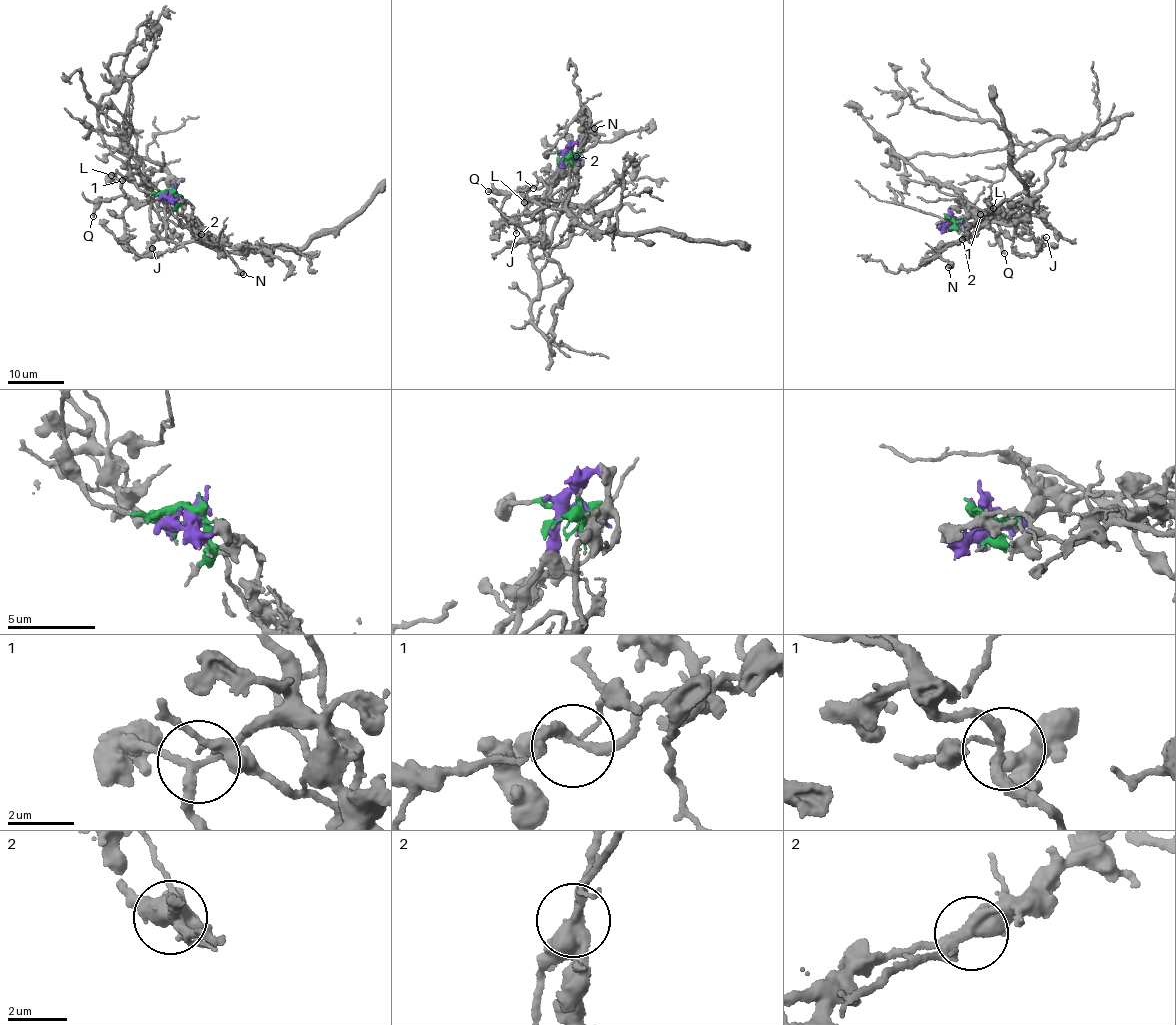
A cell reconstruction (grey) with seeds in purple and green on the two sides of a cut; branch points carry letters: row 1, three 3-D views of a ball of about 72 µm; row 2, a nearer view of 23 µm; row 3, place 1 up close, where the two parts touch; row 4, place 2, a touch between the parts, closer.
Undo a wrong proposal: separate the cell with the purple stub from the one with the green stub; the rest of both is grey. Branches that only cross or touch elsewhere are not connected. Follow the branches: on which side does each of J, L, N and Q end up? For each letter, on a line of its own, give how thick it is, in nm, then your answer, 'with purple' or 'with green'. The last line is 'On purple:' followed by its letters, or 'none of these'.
J: calibre 150 nm; with green
L: calibre 600 nm; with purple
N: calibre 500 nm; with green
Q: calibre 280 nm; with purple
On purple: L, Q

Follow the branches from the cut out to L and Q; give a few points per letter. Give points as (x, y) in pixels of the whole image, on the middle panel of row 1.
L: (573, 156), (567, 155), (562, 161), (549, 186), (544, 183), (542, 186), (526, 186), (524, 202)
Q: (573, 156), (567, 155), (562, 161), (549, 186), (544, 183), (537, 188), (532, 185), (504, 193), (487, 191)

